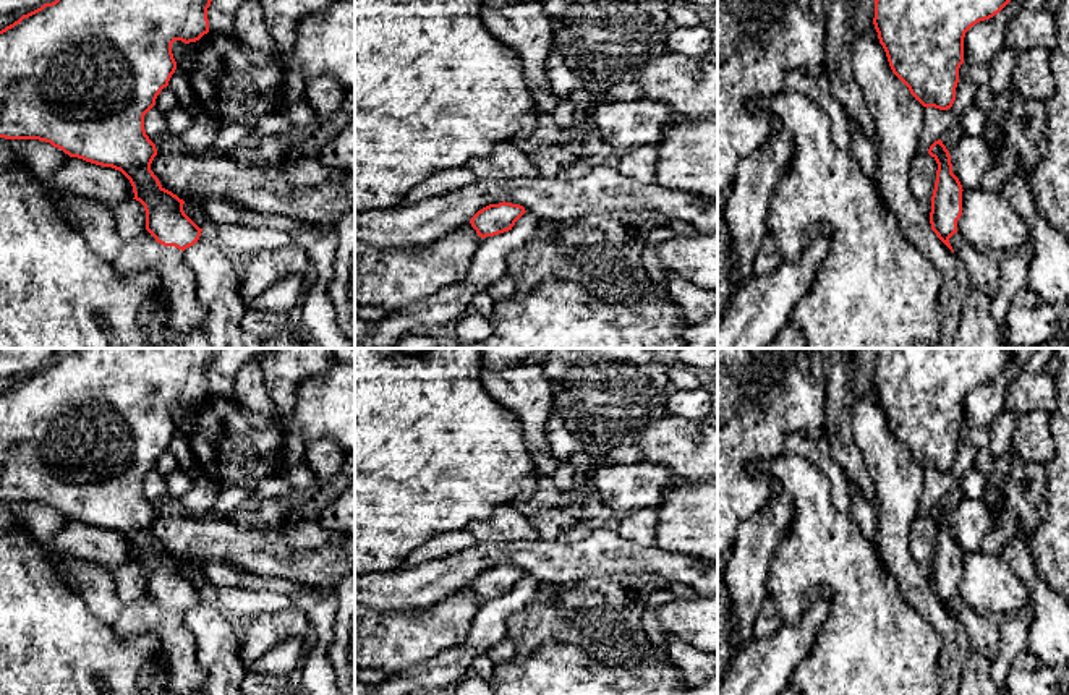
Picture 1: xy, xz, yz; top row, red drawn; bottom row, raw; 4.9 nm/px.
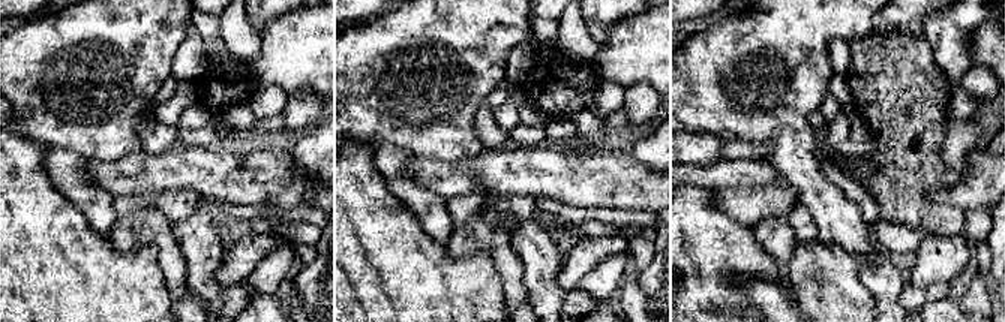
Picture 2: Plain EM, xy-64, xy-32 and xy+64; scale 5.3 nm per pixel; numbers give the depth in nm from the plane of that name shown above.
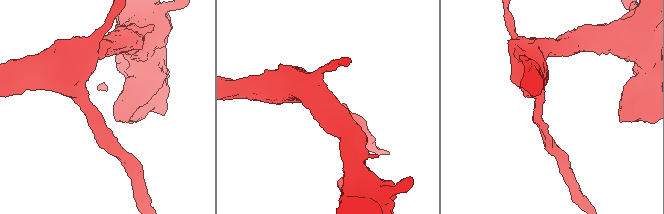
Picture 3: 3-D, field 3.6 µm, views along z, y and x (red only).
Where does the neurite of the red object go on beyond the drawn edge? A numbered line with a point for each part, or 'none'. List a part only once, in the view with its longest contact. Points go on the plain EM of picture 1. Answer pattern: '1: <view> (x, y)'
none

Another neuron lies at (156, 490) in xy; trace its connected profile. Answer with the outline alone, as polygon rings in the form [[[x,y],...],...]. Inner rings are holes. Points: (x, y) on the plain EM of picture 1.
[[[155,470],[144,478],[144,492],[152,505],[170,499],[165,478]]]

